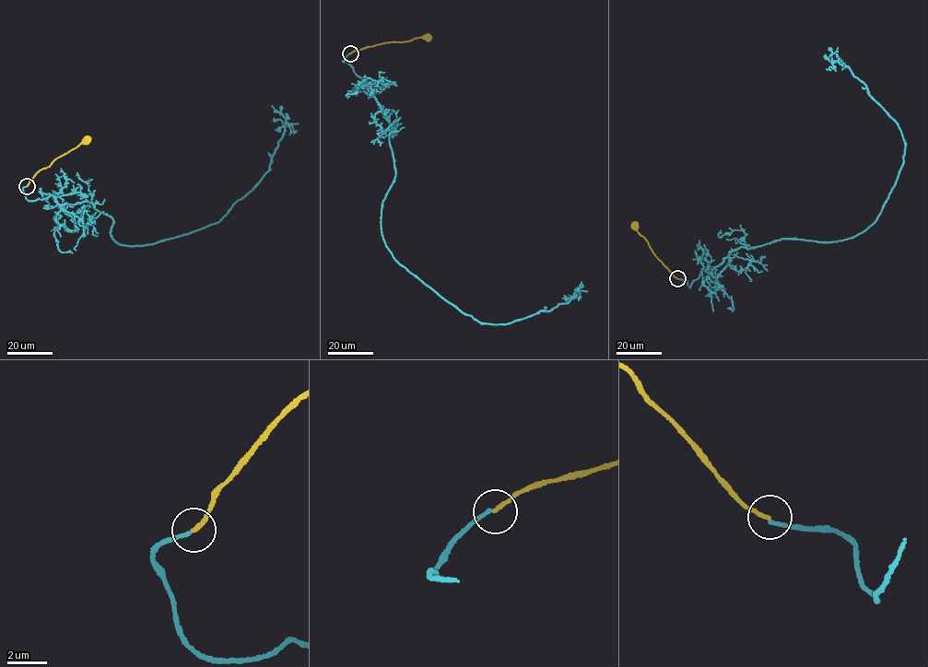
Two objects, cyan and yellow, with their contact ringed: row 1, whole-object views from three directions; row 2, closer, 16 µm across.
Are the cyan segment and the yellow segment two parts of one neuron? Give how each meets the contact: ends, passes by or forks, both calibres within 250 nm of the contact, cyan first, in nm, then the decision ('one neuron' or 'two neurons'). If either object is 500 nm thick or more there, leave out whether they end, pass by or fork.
cyan ends | yellow ends | 170/200 nm | two neurons

